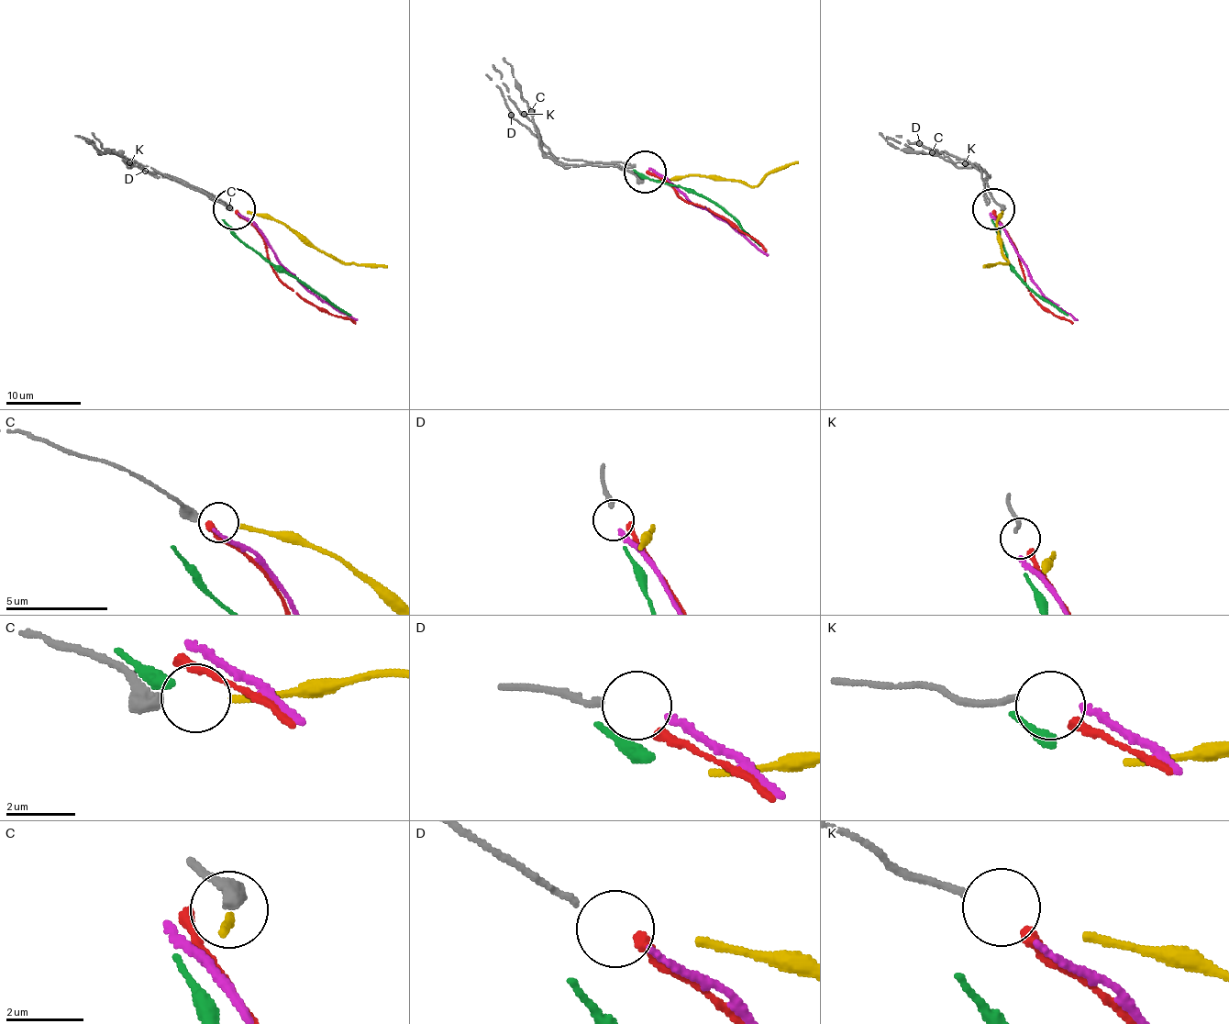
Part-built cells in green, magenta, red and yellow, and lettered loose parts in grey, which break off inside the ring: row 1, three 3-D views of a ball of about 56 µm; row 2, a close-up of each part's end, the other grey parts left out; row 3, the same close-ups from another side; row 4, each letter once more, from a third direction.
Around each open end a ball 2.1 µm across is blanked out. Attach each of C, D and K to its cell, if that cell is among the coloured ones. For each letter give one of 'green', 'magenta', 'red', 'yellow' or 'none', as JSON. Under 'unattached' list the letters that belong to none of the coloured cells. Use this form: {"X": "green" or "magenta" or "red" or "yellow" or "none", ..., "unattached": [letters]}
{"C": "yellow", "D": "magenta", "K": "red", "unattached": []}

